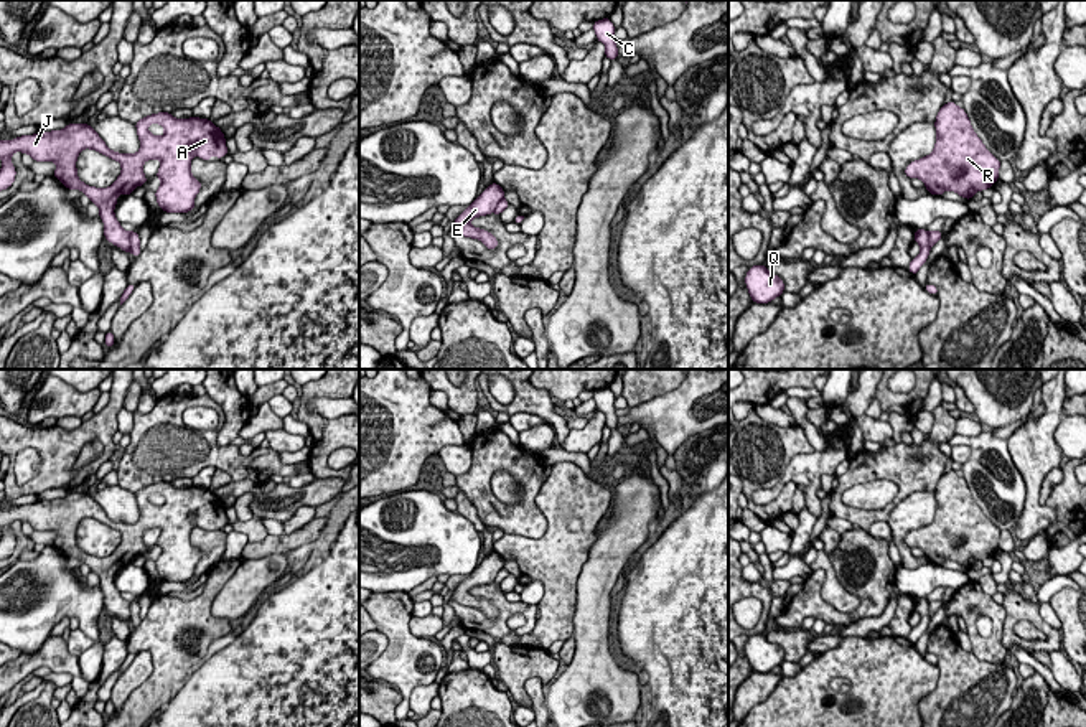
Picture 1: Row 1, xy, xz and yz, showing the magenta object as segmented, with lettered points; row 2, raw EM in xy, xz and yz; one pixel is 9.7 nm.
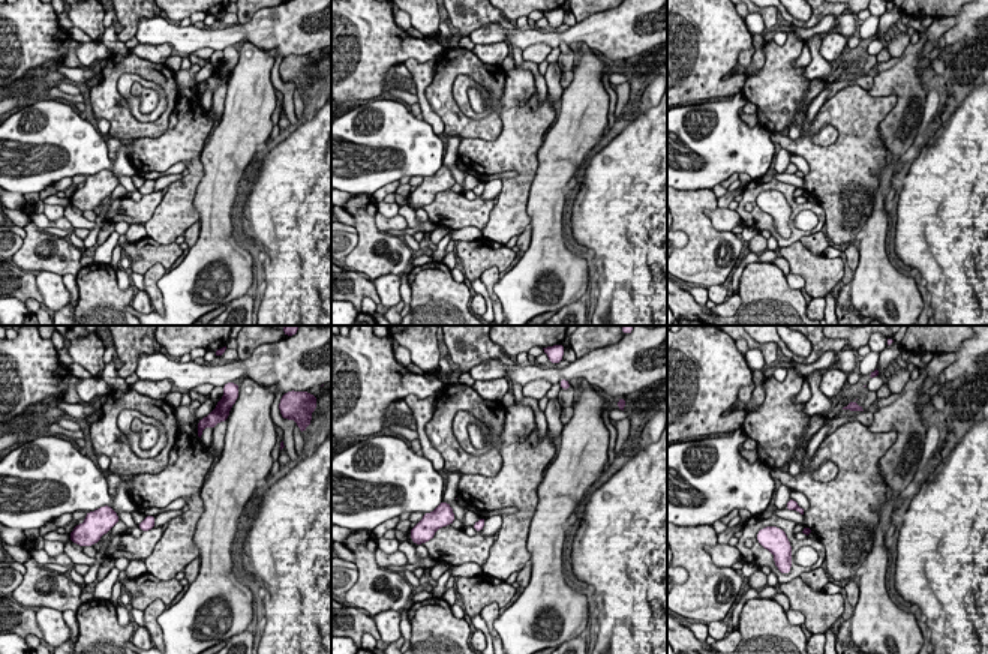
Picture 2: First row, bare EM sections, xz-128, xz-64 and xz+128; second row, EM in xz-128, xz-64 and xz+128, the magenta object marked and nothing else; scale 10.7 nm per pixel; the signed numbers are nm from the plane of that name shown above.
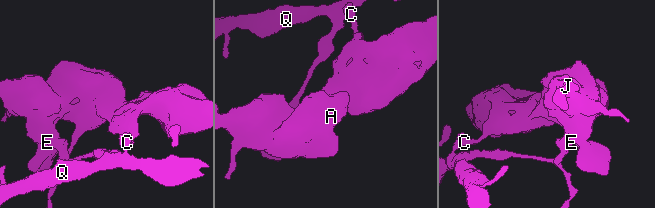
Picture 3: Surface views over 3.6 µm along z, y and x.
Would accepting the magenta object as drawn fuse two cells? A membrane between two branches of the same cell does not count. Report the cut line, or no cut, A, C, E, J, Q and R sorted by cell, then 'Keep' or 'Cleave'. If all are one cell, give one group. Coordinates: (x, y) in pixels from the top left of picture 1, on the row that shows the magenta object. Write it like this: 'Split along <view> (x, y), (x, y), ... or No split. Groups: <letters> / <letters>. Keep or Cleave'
Split along xy (129, 233), (131, 249). Groups: A C E J R / Q. Cleave

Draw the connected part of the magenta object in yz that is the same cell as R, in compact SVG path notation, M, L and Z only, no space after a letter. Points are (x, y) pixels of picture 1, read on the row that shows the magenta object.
M954 101L944 104L934 120L934 150L906 165L908 178L920 178L929 195L954 191L972 199L999 180L1000 160L985 148L971 120Z

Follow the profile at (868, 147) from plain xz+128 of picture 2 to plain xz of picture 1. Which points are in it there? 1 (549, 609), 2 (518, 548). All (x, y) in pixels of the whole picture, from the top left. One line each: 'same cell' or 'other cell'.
1: same cell
2: same cell

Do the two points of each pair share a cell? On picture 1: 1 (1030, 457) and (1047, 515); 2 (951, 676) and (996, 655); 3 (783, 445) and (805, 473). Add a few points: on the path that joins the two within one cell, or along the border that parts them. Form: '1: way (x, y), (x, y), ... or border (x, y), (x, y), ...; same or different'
1: way (1034, 472), (1034, 501); same
2: border (973, 651), (981, 660), (1004, 663); different
3: border (814, 450), (796, 454), (785, 473), (770, 488); different

